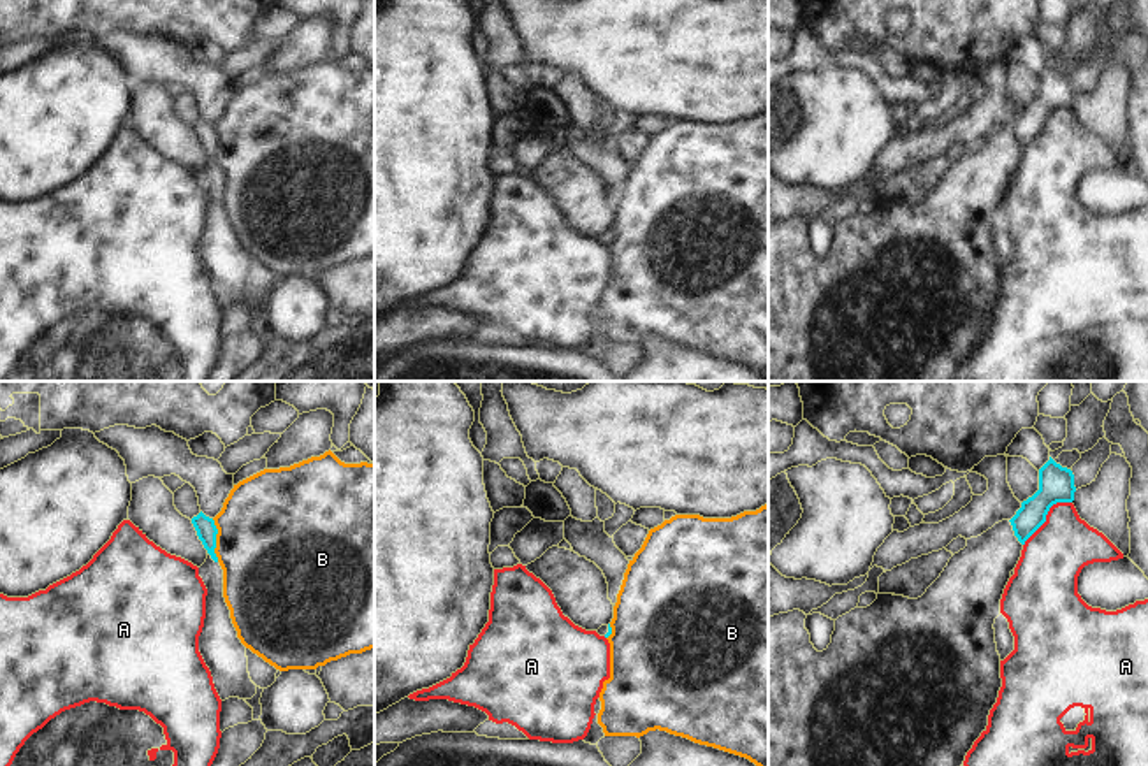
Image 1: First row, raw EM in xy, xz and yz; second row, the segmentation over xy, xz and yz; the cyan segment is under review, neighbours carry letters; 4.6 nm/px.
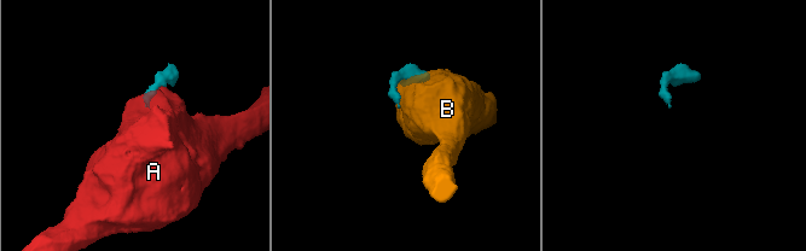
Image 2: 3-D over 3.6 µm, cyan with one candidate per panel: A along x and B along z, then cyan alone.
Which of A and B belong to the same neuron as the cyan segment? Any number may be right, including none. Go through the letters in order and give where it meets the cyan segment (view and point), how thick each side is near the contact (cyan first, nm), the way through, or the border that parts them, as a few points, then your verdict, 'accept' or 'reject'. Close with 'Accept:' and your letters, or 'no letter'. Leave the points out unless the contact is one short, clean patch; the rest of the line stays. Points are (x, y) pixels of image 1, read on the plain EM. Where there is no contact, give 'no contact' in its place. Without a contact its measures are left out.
A: yz (1045, 123) | 160/280 nm | along yz (1071, 108), (1057, 108), (1050, 115), (1046, 127), (1024, 151) | reject
B: xy (215, 146) | 90/480 nm | reject
Accept: no letter

